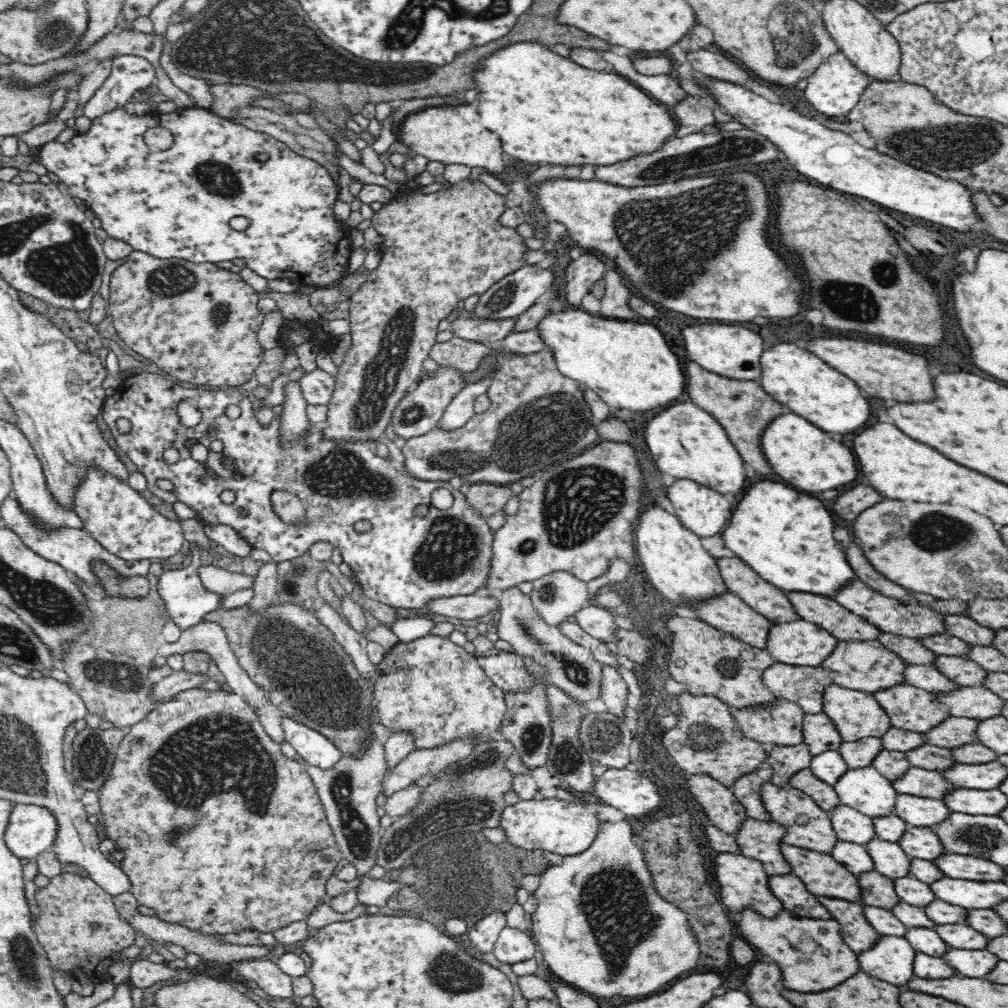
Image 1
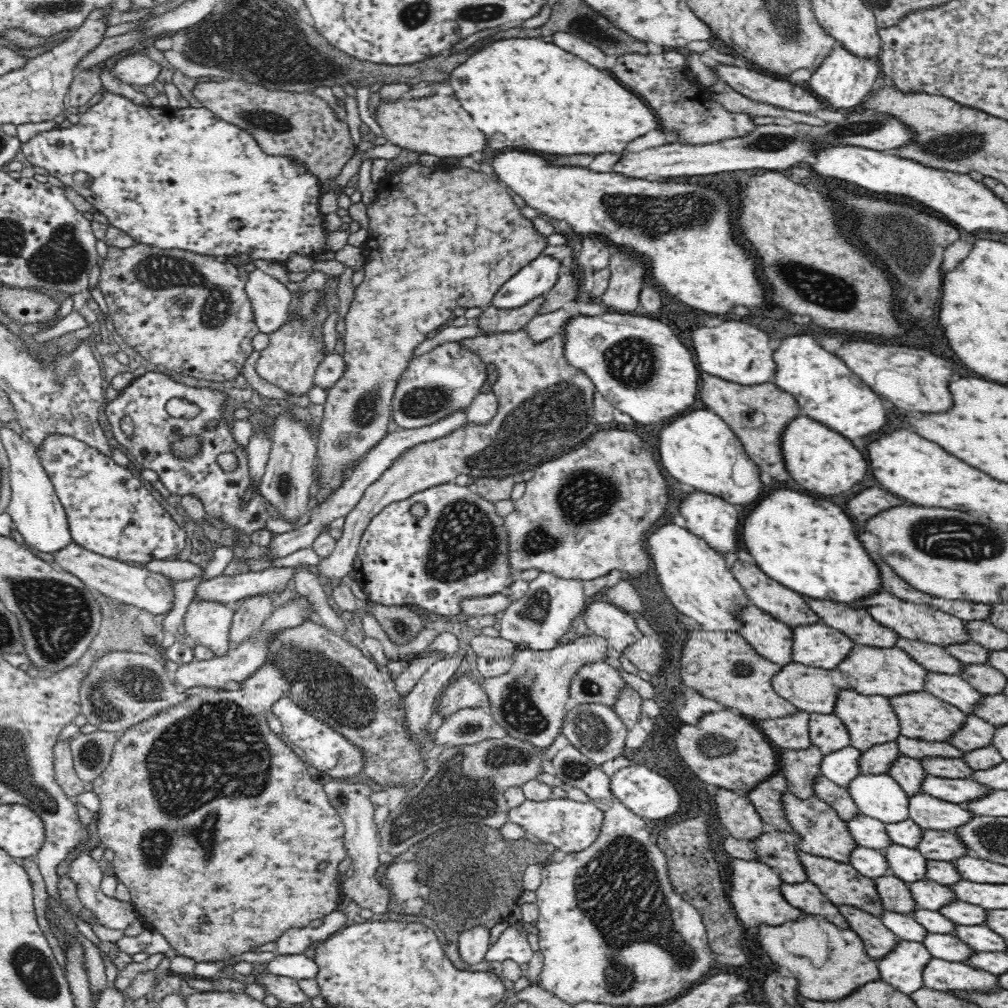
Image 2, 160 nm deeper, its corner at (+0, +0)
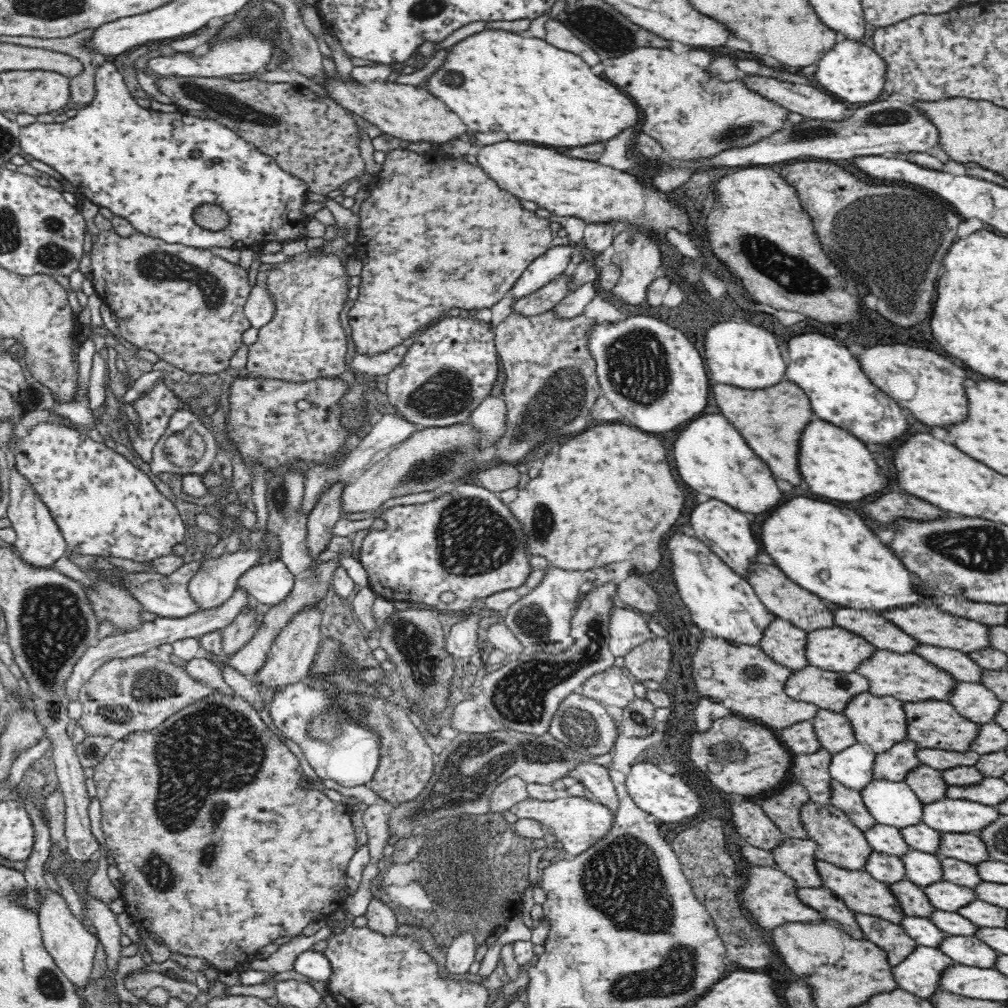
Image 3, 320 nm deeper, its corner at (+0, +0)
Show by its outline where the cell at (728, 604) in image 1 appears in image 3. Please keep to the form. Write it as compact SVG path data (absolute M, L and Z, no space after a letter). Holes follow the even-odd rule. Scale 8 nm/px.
M776 618L765 630L759 646L778 664L793 671L806 668L807 632L792 622Z

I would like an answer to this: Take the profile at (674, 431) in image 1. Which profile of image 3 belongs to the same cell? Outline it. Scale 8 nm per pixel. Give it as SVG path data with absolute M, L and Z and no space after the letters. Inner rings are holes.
M720 414L700 416L690 422L674 442L672 456L682 480L710 499L750 514L766 514L782 504L784 496L766 462L750 450L739 430Z

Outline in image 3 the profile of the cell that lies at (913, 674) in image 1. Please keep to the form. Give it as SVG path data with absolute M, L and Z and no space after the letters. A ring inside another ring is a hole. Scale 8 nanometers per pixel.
M956 683L949 702L964 717L976 724L991 723L1000 712L1002 701L982 683Z

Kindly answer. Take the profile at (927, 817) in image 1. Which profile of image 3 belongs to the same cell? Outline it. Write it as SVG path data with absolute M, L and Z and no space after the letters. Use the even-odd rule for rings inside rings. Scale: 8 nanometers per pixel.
M946 798L925 804L923 823L942 833L978 833L1000 815L996 806Z

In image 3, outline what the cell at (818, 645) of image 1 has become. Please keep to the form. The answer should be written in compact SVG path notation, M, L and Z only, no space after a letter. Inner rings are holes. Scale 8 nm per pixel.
M826 627L807 633L806 658L810 665L822 670L840 673L857 672L866 658L874 654L874 646L870 642L864 642L864 638L850 634L849 630L842 627Z

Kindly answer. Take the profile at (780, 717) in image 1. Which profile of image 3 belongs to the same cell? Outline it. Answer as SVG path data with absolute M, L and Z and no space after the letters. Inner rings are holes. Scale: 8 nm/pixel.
M813 721L799 722L793 724L790 728L774 731L793 756L797 754L814 754L821 749L820 741L813 727Z

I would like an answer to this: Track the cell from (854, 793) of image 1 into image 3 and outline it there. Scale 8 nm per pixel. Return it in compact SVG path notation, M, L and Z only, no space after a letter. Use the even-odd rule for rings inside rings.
M874 779L861 795L875 821L896 828L923 822L925 804L906 782Z

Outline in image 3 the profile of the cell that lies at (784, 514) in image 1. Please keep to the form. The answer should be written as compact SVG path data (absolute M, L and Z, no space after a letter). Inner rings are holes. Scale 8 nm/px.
M804 496L792 498L782 504L778 510L770 514L770 518L762 526L762 546L774 558L774 562L782 568L788 578L792 578L798 586L818 594L824 600L834 604L856 608L856 610L892 610L908 604L922 604L930 600L924 594L916 594L918 584L912 582L912 574L906 572L906 566L880 538L872 532L872 528L850 508L838 508L820 500L810 500Z

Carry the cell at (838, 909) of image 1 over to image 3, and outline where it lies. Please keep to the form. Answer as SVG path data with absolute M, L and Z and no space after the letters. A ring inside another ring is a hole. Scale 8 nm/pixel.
M855 913L865 938L888 954L892 967L902 963L918 947L918 943L901 927L877 916Z

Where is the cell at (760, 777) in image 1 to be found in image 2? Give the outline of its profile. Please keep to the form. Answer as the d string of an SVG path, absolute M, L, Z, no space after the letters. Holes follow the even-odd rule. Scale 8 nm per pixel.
M780 773L771 776L754 788L748 790L745 795L755 806L769 830L794 832L781 802L783 794L788 793L789 788L786 778Z

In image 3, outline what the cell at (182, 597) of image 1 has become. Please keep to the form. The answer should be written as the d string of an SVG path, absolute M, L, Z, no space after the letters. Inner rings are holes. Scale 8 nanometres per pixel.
M280 560L254 565L237 582L250 596L264 606L275 606L286 600L292 592L296 576Z

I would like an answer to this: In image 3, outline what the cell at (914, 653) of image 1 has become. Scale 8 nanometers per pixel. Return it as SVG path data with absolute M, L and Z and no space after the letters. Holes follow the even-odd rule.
M928 645L917 646L914 652L920 654L928 662L946 669L946 672L956 678L958 683L981 683L984 669L978 666L968 653Z

